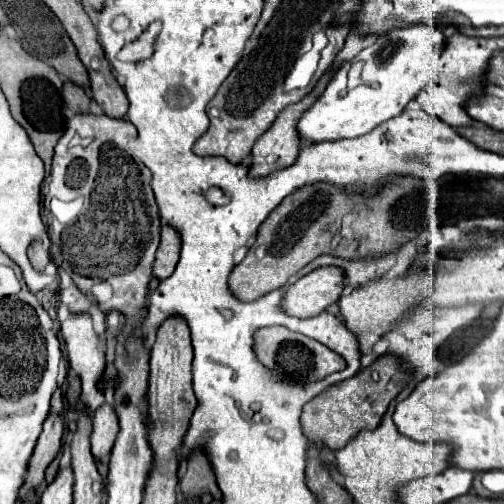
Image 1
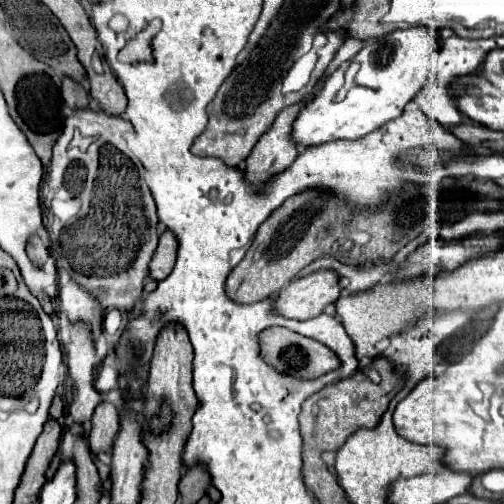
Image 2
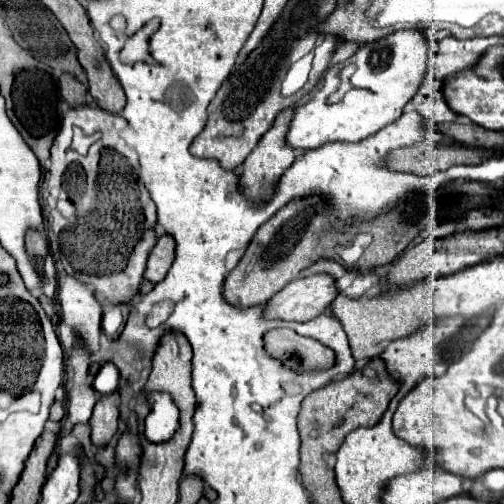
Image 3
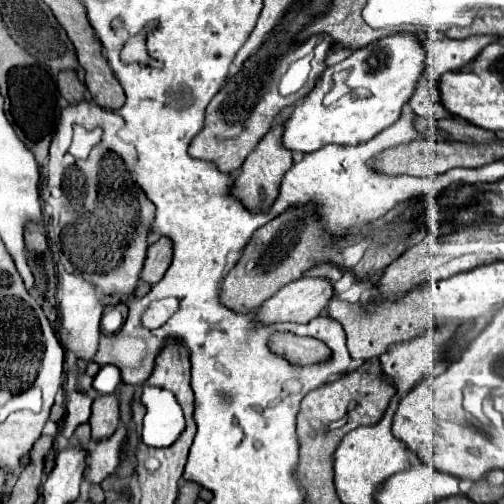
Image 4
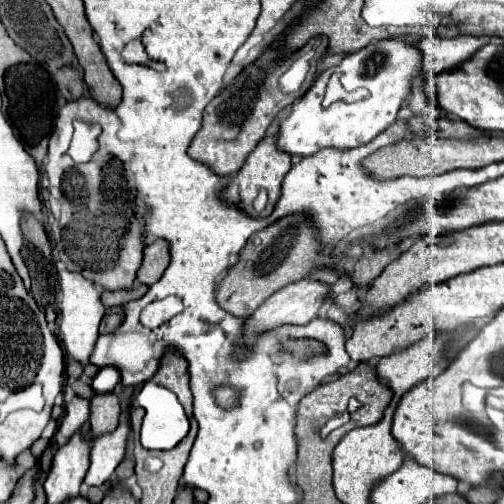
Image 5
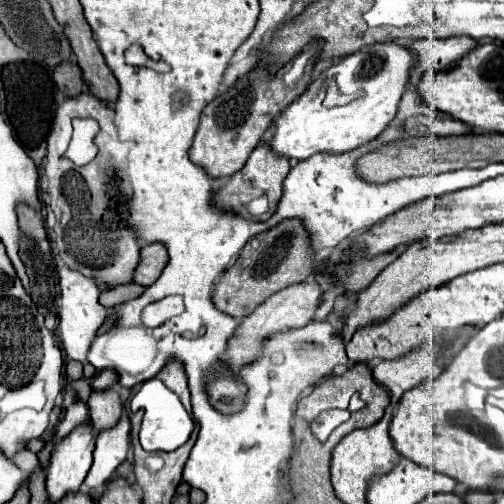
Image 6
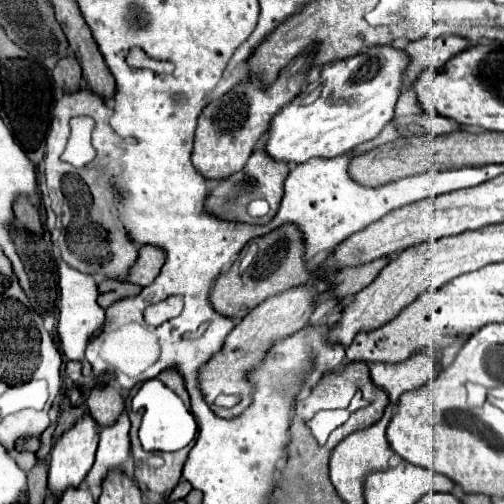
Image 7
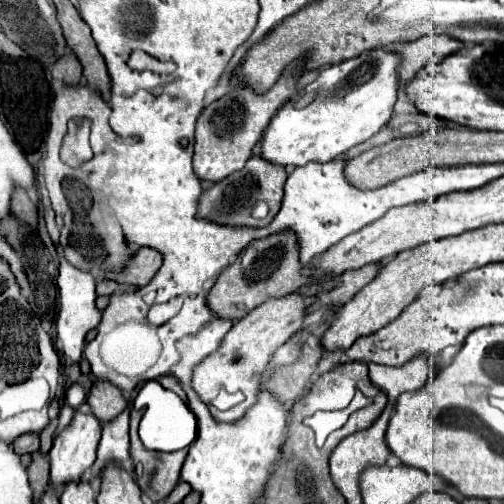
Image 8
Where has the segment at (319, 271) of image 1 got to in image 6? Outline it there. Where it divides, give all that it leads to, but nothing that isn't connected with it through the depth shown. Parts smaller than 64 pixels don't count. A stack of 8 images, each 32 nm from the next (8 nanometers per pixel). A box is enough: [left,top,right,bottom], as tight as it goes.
[224,280,324,370]

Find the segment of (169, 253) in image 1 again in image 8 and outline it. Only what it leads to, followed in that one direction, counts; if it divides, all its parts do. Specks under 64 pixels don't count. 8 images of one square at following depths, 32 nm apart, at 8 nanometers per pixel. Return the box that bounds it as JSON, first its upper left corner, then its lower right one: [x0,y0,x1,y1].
[106,246,162,286]

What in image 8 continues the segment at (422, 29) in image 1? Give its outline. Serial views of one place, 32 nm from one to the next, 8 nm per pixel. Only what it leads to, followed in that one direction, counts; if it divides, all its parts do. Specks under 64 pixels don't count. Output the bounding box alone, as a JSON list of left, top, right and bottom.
[262,48,400,166]

